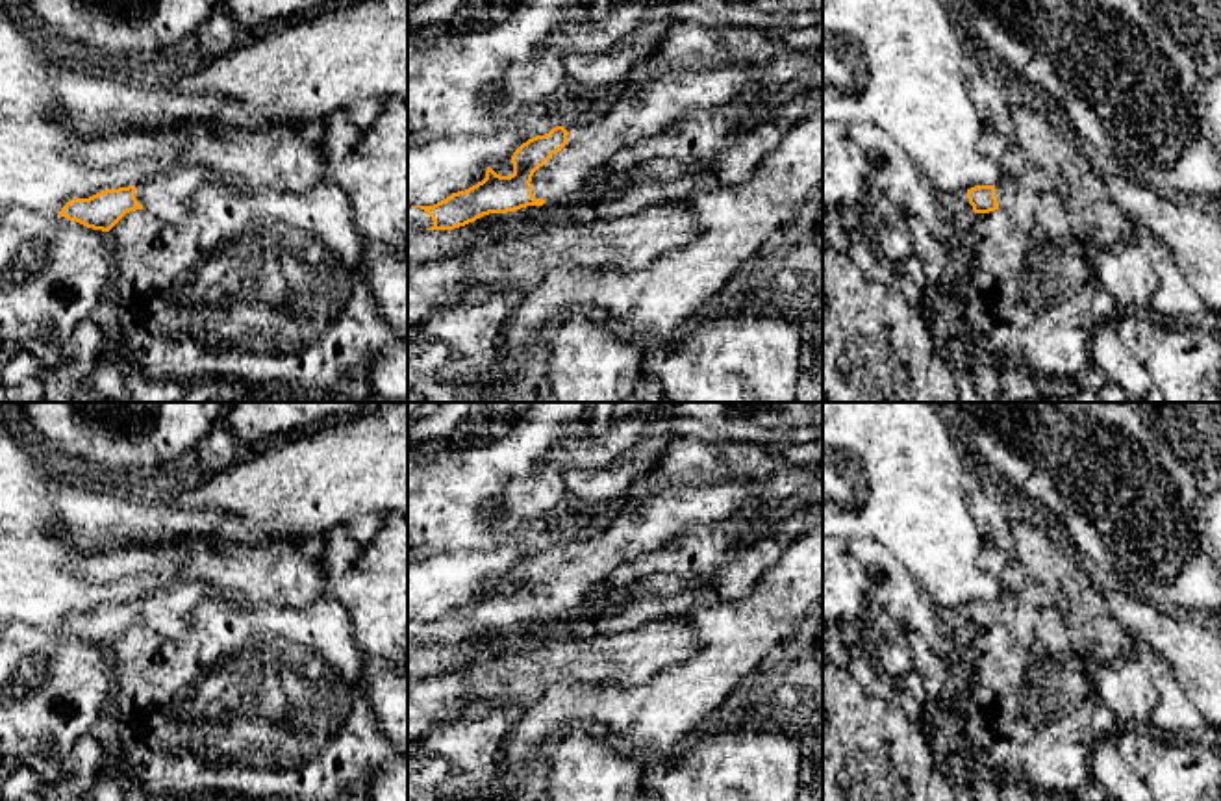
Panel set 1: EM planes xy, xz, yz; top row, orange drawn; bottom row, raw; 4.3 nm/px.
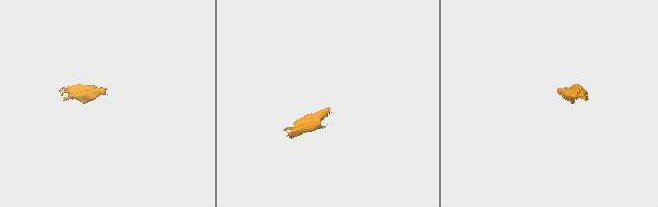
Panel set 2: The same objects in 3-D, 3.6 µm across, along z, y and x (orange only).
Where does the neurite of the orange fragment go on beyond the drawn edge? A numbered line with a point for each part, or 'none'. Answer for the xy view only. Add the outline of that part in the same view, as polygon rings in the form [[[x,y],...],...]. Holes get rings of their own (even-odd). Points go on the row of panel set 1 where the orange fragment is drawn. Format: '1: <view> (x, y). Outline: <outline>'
1: xy (169, 197). Outline: [[[176,163],[156,180],[135,185],[135,198],[145,211],[169,221],[183,221],[191,210],[195,193],[211,184],[211,174],[191,163]]]

